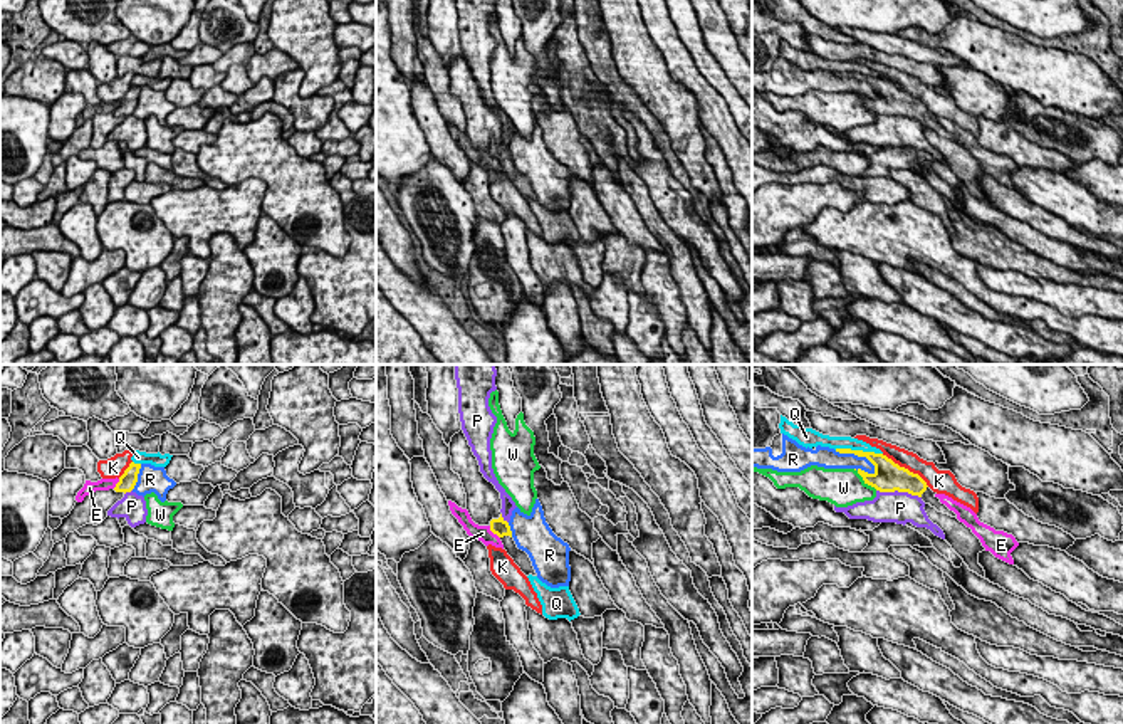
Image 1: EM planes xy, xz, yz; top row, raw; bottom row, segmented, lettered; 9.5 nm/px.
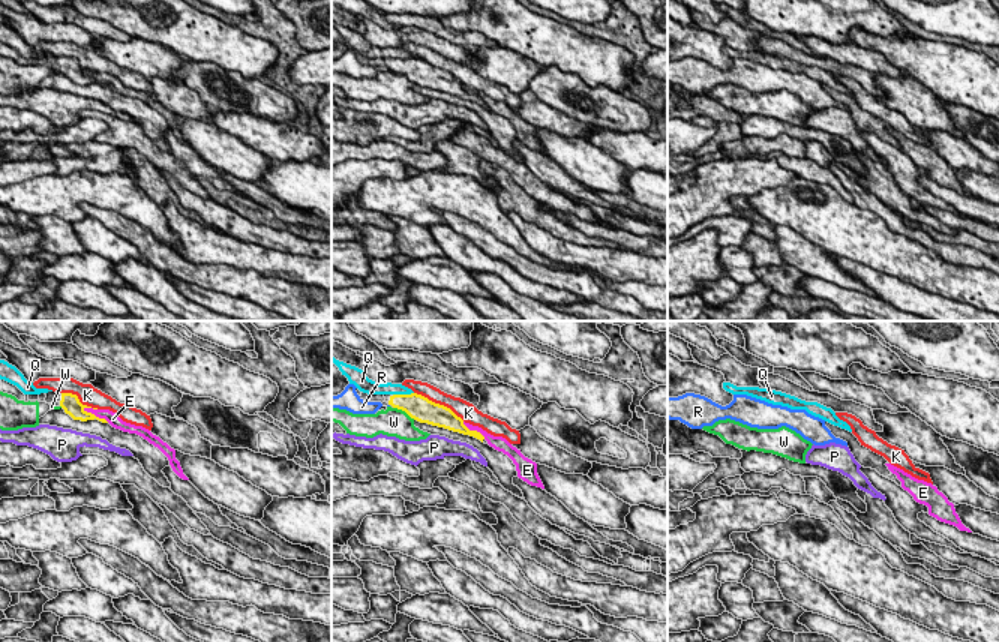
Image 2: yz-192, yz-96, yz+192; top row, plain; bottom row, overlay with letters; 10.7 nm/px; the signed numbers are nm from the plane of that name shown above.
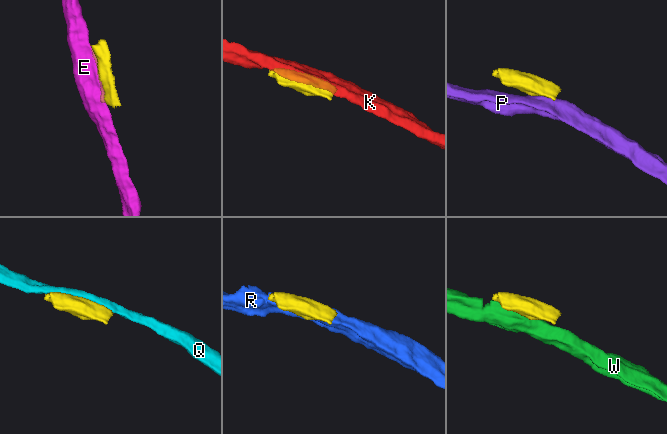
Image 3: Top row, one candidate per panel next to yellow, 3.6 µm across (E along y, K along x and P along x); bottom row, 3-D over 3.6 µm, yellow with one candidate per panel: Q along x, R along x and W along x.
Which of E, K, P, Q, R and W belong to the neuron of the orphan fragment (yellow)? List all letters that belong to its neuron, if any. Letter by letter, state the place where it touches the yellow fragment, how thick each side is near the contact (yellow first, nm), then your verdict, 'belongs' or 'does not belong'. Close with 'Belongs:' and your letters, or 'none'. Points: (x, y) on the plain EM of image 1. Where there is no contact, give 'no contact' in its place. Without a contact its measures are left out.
E: contact xz (494, 157); calibres 160 and 160 nm; does not belong
K: contact yz (903, 91); calibres 280 and 180 nm; does not belong
P: contact yz (898, 115); calibres 280 and 300 nm; does not belong
Q: contact yz (858, 74); calibres 140 and 130 nm; does not belong
R: contact yz (858, 79); calibres 160 and 170 nm; does not belong
W: contact yz (865, 104); calibres 280 and 360 nm; does not belong
Belongs: none

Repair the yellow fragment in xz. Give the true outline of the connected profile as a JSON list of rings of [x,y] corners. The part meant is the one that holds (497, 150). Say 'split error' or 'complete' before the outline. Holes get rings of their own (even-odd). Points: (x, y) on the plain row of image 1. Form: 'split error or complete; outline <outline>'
split error; outline [[[502,141],[490,144],[490,155],[497,158],[504,168],[507,178],[514,183],[514,186],[520,191],[520,195],[529,200],[537,200],[529,178],[517,171],[509,146]]]

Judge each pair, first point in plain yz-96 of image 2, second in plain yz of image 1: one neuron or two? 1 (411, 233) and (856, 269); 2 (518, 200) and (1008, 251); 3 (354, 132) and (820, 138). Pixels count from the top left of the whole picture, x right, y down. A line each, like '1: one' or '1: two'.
1: one
2: one
3: two

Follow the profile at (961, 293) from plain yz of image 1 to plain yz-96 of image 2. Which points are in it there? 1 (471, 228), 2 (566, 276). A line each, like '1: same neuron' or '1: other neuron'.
1: same neuron
2: same neuron

